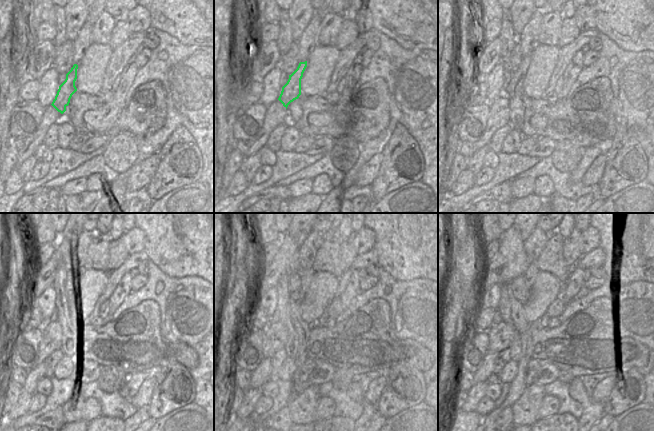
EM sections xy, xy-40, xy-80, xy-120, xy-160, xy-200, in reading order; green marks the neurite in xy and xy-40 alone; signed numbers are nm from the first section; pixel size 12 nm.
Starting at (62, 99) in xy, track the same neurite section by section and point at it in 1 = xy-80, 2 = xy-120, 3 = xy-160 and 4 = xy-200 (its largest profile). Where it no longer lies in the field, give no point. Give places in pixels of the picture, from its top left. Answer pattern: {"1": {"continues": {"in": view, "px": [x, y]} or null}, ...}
{"1": {"continues": {"in": "xy-80", "px": [516, 82]}}, "2": {"continues": {"in": "xy-120", "px": [80, 278]}}, "3": {"continues": {"in": "xy-160", "px": [306, 275]}}, "4": {"continues": {"in": "xy-200", "px": [530, 274]}}}

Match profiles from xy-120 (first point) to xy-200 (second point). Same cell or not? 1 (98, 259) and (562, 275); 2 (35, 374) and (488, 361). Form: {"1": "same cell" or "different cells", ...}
{"1": "same cell", "2": "same cell"}

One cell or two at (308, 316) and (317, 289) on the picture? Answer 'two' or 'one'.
one

